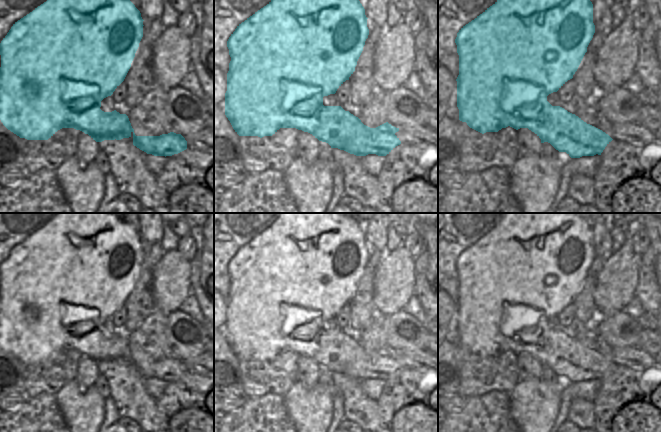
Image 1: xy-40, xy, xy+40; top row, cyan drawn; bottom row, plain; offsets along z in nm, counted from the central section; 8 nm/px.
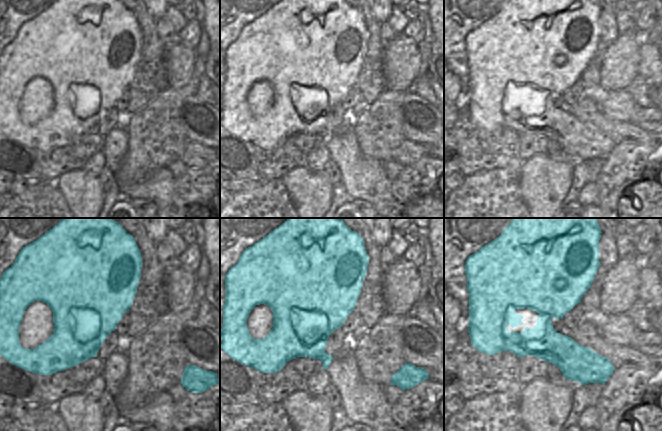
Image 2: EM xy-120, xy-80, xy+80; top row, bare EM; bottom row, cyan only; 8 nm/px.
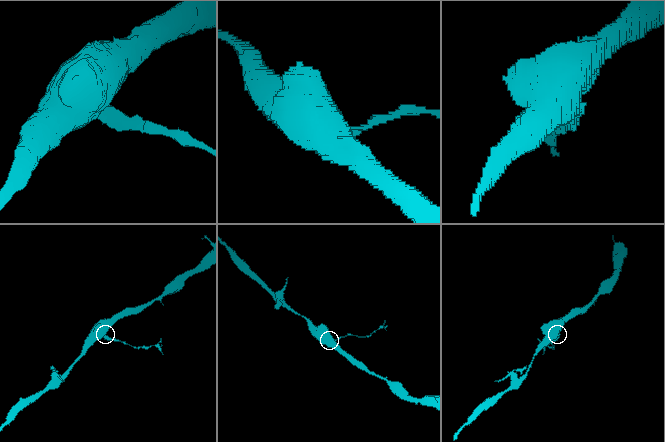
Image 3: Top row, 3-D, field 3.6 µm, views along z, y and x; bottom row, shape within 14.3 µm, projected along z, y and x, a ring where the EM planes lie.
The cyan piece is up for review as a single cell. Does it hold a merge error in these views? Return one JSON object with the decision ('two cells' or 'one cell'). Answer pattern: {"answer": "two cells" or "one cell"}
{"answer": "two cells"}

